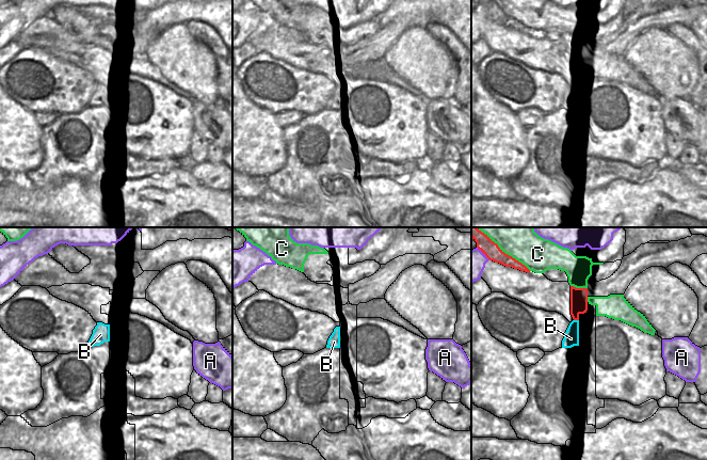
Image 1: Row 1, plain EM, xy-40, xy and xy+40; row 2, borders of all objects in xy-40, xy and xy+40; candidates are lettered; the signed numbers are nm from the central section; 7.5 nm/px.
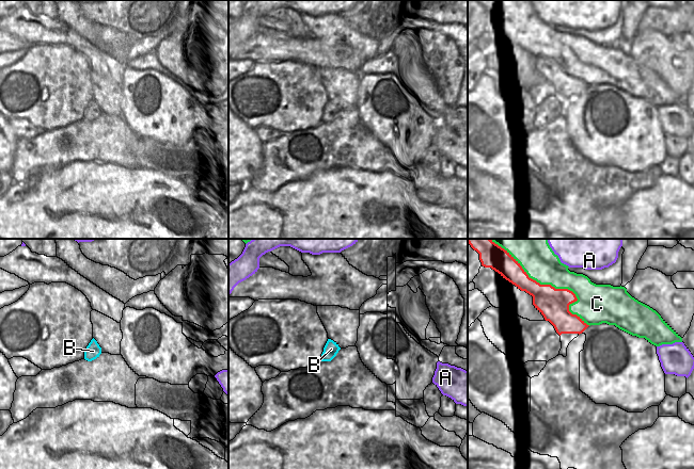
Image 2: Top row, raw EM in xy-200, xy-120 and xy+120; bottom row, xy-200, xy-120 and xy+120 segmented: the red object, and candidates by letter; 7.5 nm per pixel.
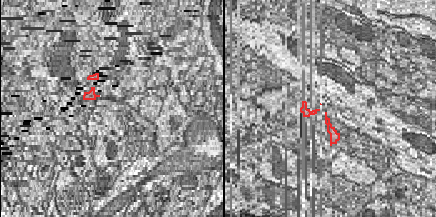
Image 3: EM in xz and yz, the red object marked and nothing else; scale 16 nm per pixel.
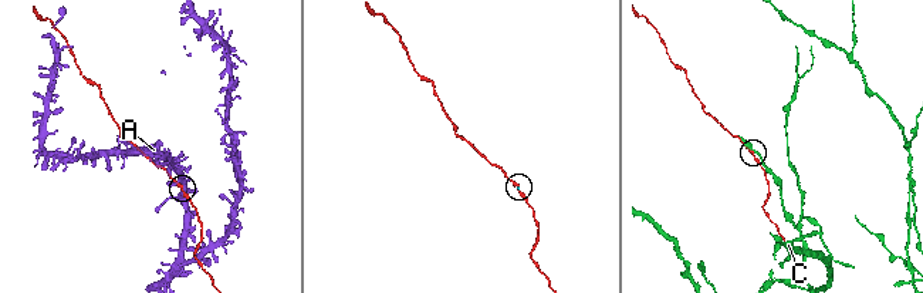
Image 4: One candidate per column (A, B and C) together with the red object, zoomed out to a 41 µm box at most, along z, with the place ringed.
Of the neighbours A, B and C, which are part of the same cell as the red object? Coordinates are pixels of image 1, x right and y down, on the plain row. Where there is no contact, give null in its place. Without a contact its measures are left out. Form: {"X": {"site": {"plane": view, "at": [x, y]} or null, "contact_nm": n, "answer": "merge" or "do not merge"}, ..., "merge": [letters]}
{"A": {"site": {"plane": "xy+40", "at": [483, 14]}, "contact_nm": 140, "answer": "do not merge"}, "B": {"site": {"plane": "xy+40", "at": [576, 80]}, "contact_nm": 40, "answer": "do not merge"}, "C": {"site": {"plane": "xy+40", "at": [511, 17]}, "contact_nm": 380, "answer": "do not merge"}, "merge": []}

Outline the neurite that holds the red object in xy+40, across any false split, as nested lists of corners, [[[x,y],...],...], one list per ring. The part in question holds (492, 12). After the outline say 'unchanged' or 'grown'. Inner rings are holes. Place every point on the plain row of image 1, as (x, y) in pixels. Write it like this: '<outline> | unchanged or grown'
[[[475,0],[477,3],[477,9],[489,20],[495,23],[499,23],[505,28],[512,28],[514,30],[518,30],[520,32],[525,32],[527,34],[530,31],[513,19],[512,17],[505,15],[497,4],[495,4],[492,0]]] | unchanged

